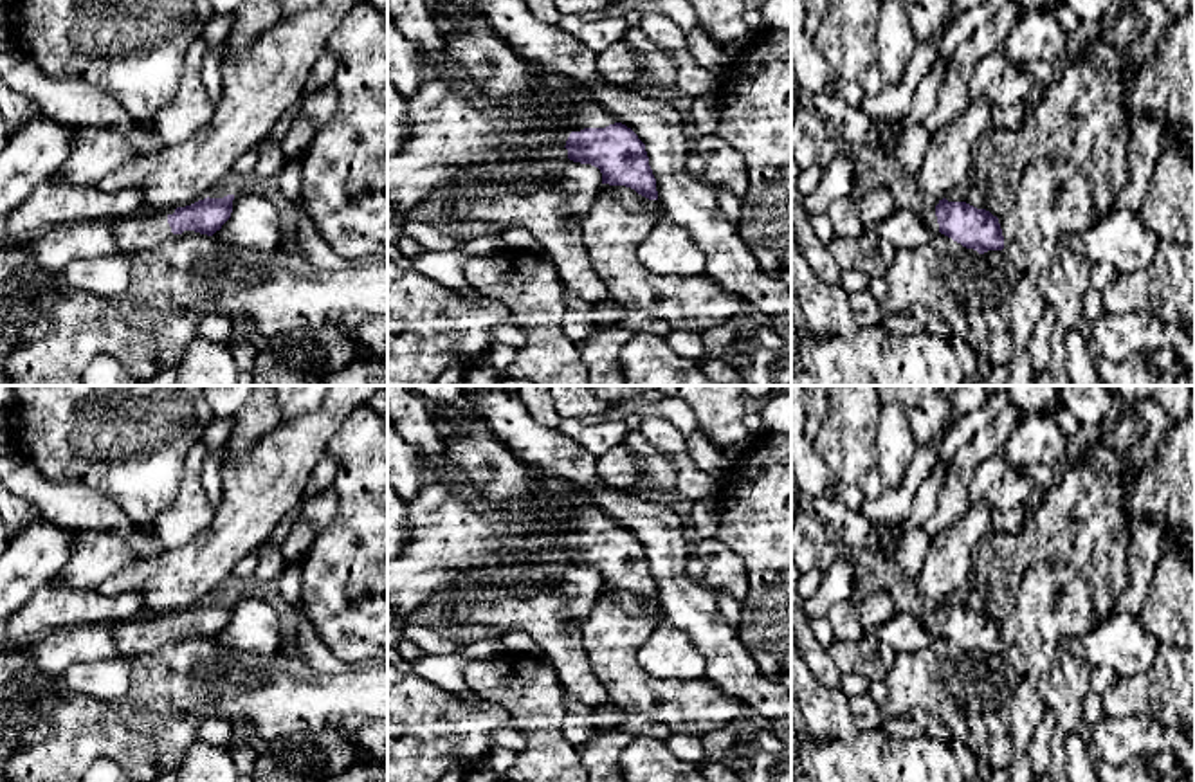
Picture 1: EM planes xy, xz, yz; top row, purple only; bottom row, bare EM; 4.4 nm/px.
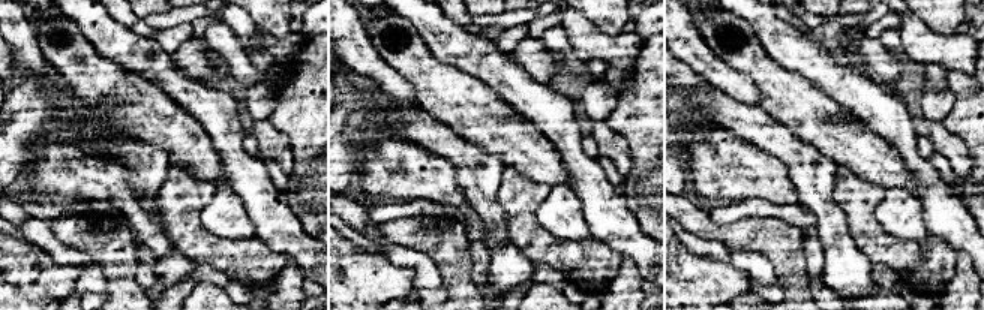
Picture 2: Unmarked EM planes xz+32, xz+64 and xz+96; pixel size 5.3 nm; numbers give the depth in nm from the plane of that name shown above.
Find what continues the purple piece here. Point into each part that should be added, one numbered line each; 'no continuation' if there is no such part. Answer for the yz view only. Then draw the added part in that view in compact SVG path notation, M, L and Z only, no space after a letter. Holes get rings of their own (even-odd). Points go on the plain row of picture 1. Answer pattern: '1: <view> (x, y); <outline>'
1: yz (929, 620); M923 613L921 622L934 640L939 638L939 627L934 613Z

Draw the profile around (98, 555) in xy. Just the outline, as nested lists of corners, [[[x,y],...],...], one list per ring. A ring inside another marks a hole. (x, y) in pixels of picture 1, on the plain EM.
[[[121,532],[76,533],[78,546],[49,586],[92,591],[106,578],[141,560]]]

